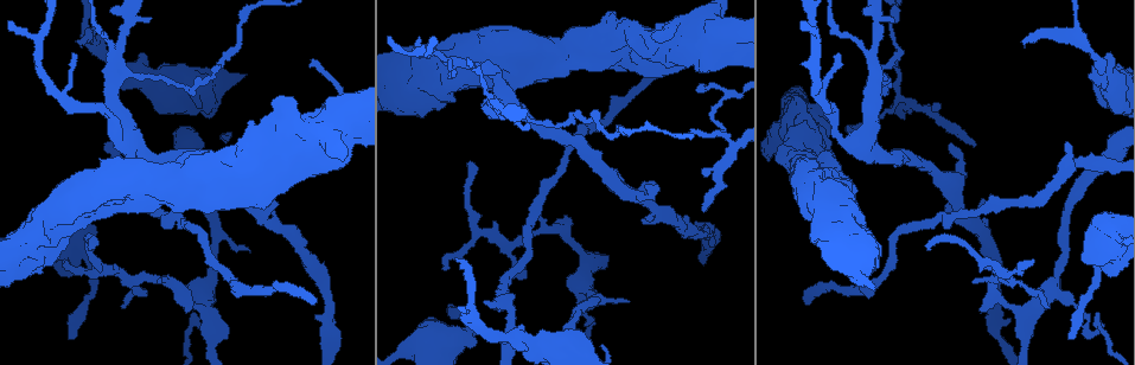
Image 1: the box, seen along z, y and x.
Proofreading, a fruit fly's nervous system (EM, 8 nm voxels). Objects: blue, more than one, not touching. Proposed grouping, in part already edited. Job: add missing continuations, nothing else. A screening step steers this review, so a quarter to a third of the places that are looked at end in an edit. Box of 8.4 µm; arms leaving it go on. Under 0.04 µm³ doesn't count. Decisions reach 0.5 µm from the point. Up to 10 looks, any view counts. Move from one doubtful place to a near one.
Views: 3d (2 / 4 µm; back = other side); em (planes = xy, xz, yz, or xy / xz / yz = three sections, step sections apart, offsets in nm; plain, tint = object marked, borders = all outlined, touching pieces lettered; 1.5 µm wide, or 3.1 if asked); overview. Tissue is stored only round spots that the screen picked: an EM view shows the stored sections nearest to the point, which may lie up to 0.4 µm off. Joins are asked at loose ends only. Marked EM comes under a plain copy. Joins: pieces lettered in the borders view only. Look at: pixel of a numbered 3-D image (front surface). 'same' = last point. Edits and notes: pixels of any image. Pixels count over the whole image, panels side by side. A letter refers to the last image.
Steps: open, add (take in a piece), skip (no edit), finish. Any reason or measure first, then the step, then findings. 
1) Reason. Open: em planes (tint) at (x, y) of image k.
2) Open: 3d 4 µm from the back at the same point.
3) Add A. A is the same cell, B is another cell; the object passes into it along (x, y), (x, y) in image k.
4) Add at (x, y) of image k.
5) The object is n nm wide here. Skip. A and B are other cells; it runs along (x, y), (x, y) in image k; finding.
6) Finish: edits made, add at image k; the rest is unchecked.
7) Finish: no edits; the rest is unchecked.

Open: 3d 4 µm at (108, 142) of image 1.

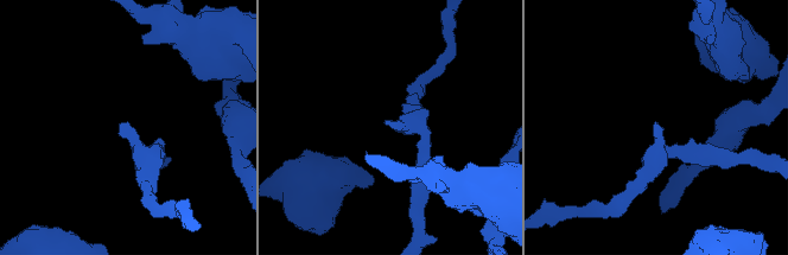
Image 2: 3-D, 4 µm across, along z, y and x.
Need the tissue. Open: em yz step 8 (borders) at (123, 123) of image 2.

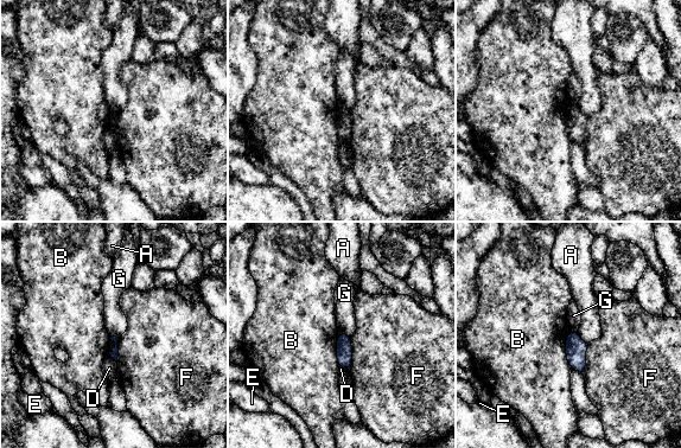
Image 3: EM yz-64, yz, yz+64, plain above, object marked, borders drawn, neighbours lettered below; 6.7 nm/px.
Skip. A, B, D, E, F and G are other cells; a border runs along (339, 331), (350, 338) in image 3; none of them fits.

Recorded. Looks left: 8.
Branch stops here. Open: em xy step 8 (tint) at (1025, 40) of image 1.

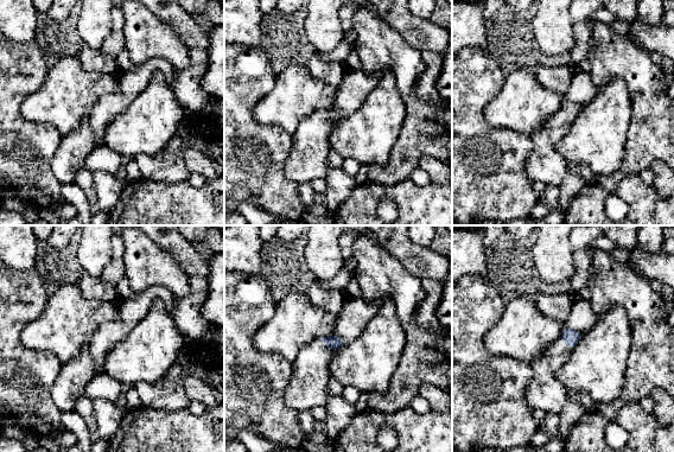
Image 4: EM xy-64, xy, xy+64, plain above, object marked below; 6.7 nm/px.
What lies round it. Open: em xy step 8 (borders) at the same point.

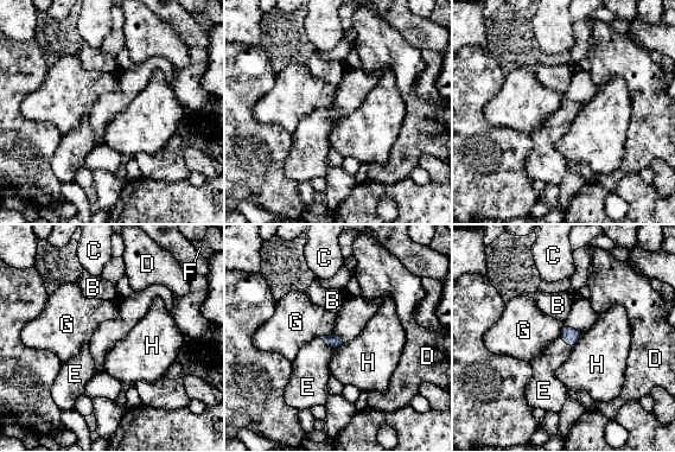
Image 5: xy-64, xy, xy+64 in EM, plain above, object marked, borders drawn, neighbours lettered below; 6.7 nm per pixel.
The longest contact is with E, 150 nm. Add E. E is the same cell, B, C, D, F, G and H are other cells; the object passes into it along (333, 341), (328, 347), (310, 377) in image 5; the neuron continues.

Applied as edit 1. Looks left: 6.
Branch stops here. Open: em planes (borders) at (62, 260) of image 1.

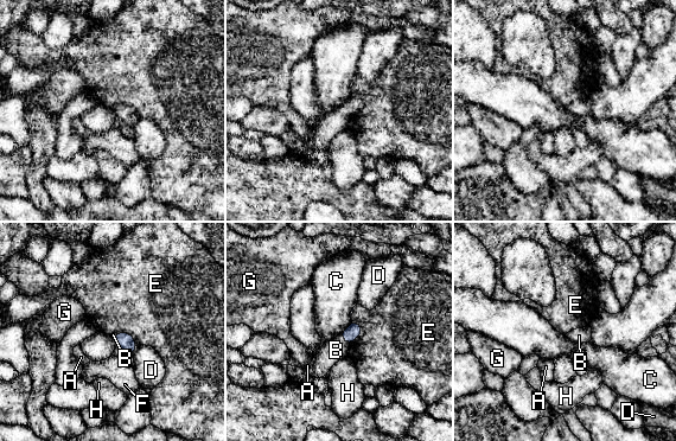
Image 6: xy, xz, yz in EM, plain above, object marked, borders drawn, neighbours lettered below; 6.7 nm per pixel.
Add B. B is the same cell, A, C, D, E, F, G and H are other cells; the neuron continues.

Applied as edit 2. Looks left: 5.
Branch stops here. Open: em xy step 8 (borders) at (450, 304) of image 1.

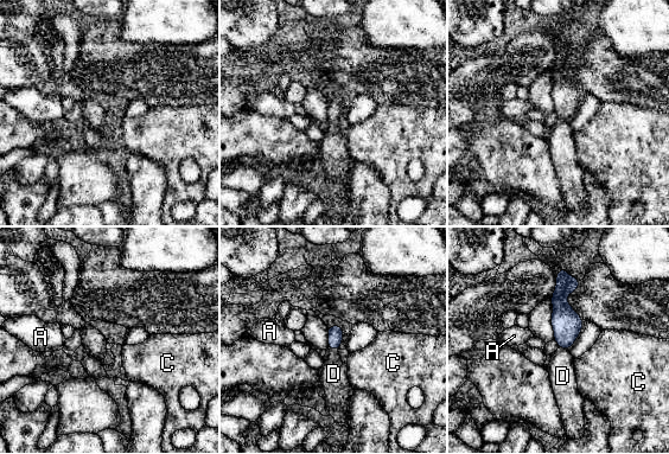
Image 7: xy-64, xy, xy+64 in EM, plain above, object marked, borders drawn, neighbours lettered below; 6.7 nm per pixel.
Add D. D is the same cell, A and C are other cells; the object passes into it along (335, 332), (333, 349), (333, 373) in image 7; the neuron continues.

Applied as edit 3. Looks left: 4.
Free end. Open: em planes (borders) at (970, 143) of image 1.

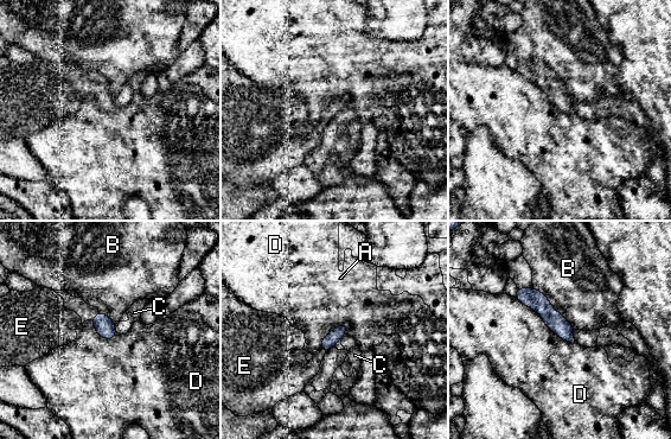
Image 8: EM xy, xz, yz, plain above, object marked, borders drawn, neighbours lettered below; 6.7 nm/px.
Add E. E is the same cell, A, B, C and D are other cells; the object passes into it along (104, 326), (95, 316), (87, 312) in image 8; it goes on there.

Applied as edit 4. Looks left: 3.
Finish: edits made, add at image 5, add at image 6, add at image 7, add at image 8; the rest is unchecked.

